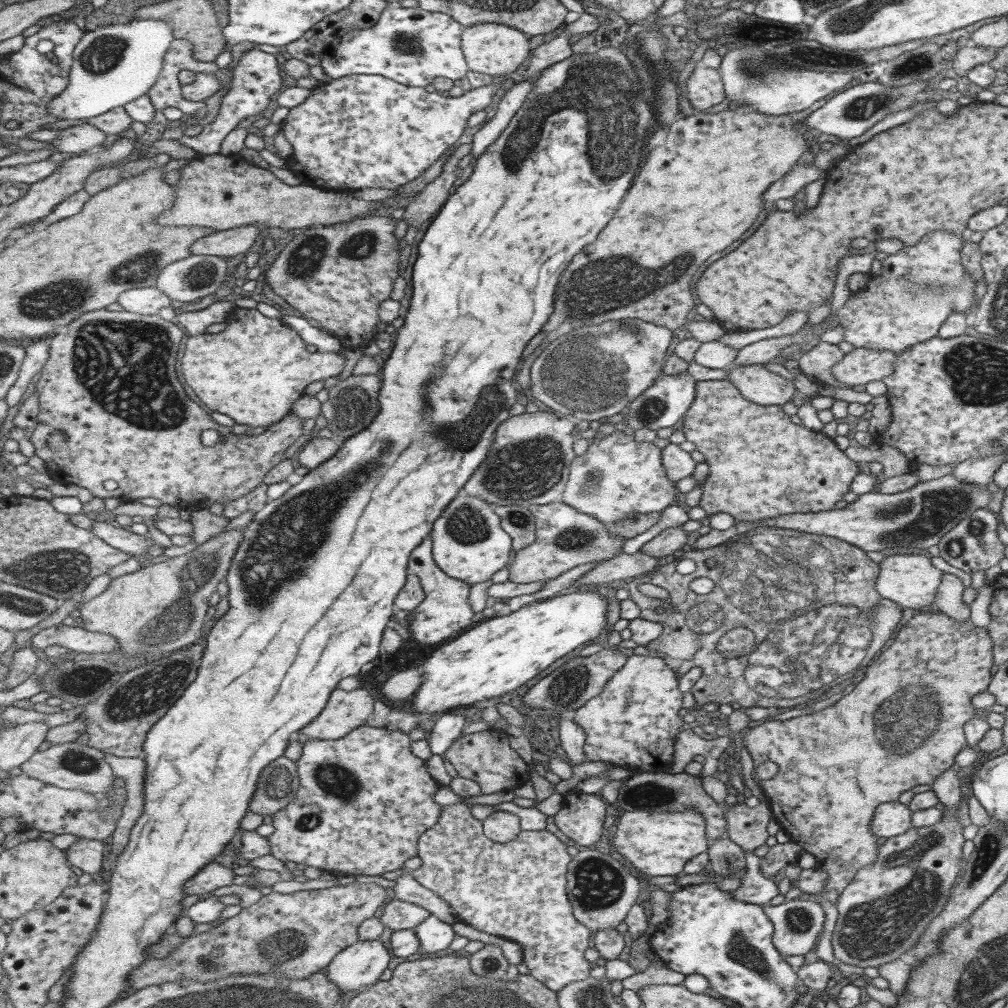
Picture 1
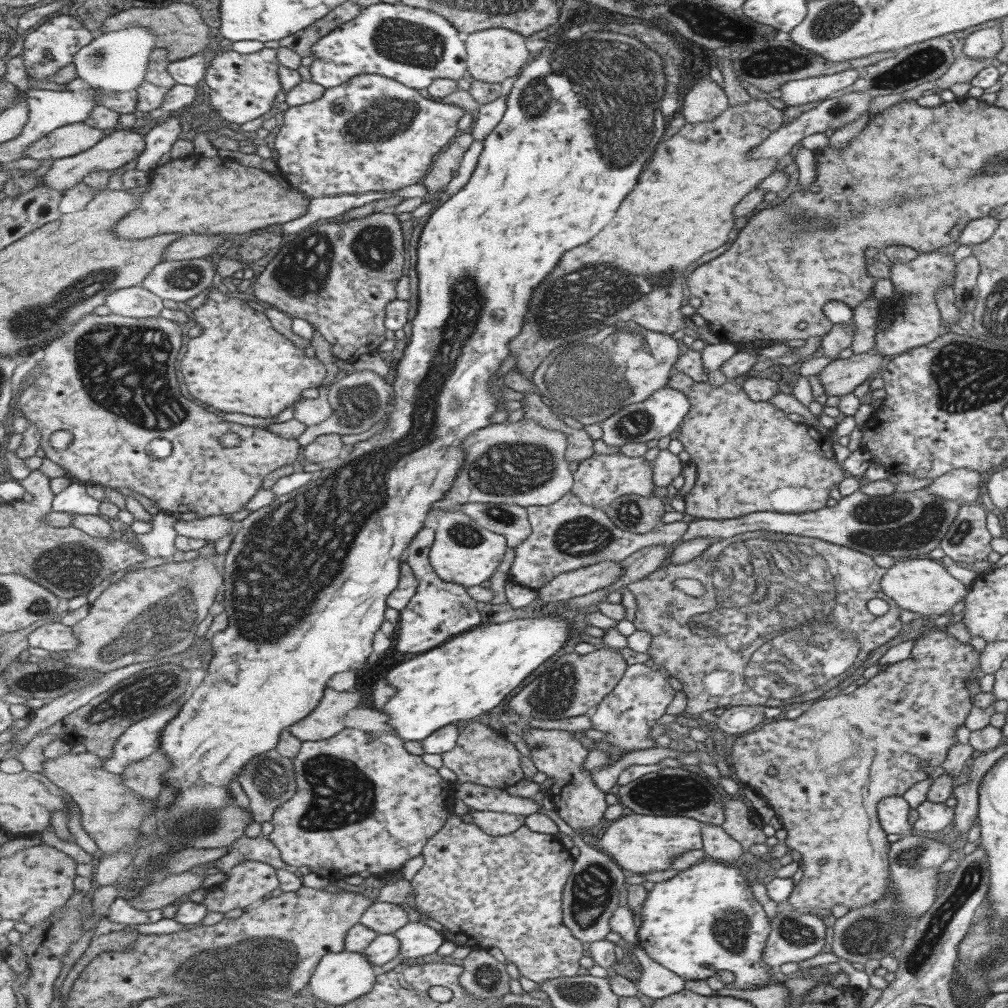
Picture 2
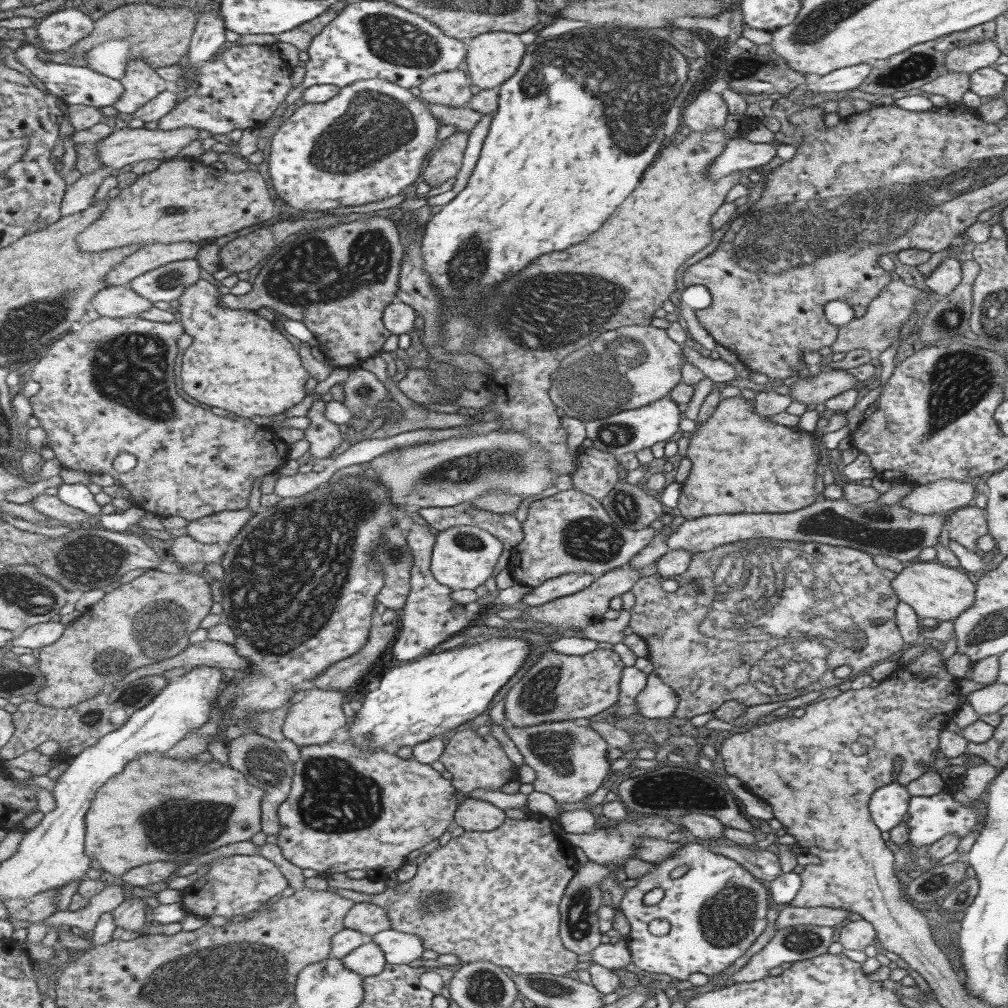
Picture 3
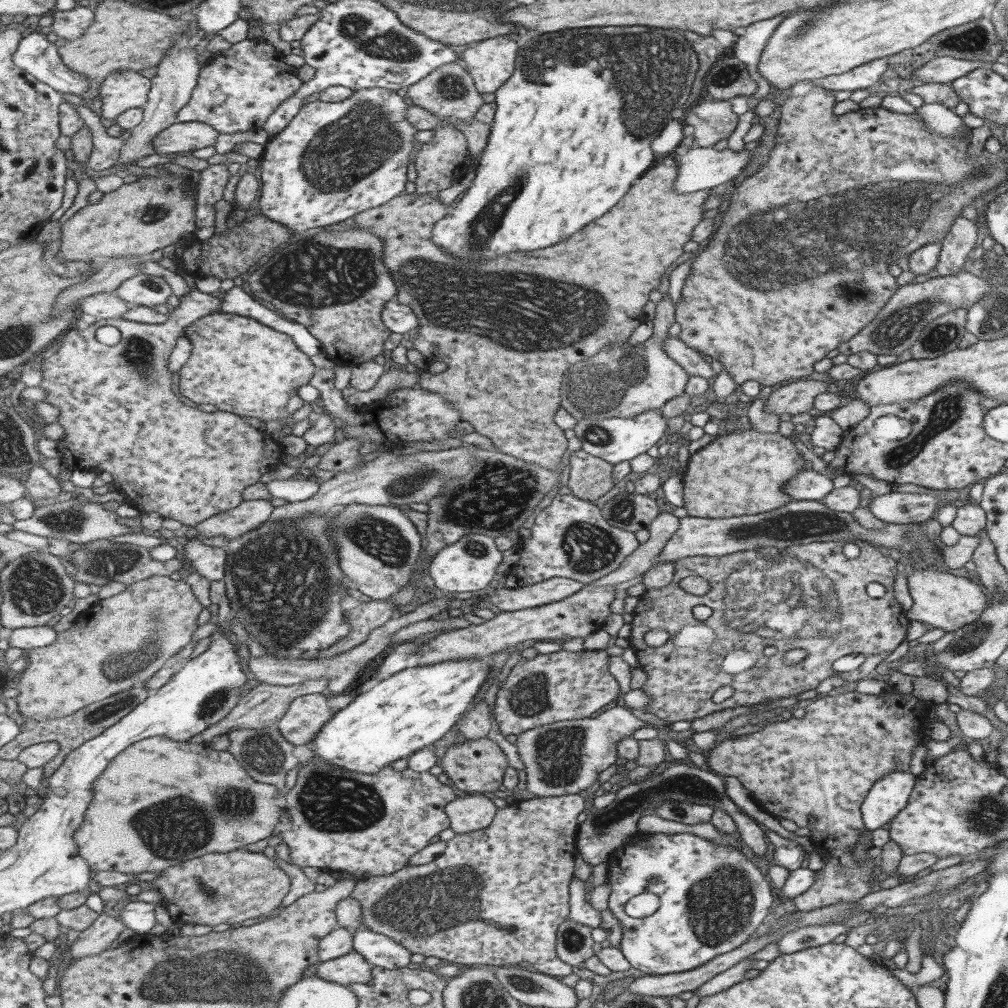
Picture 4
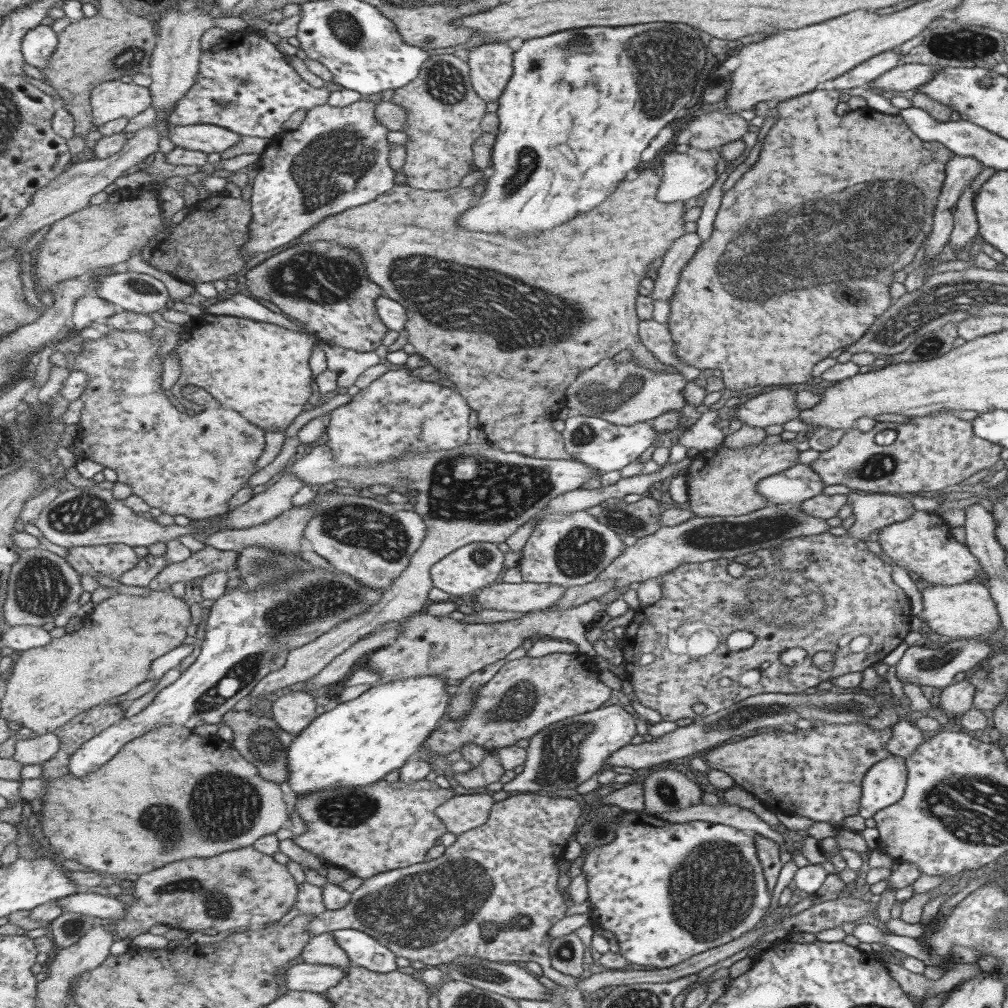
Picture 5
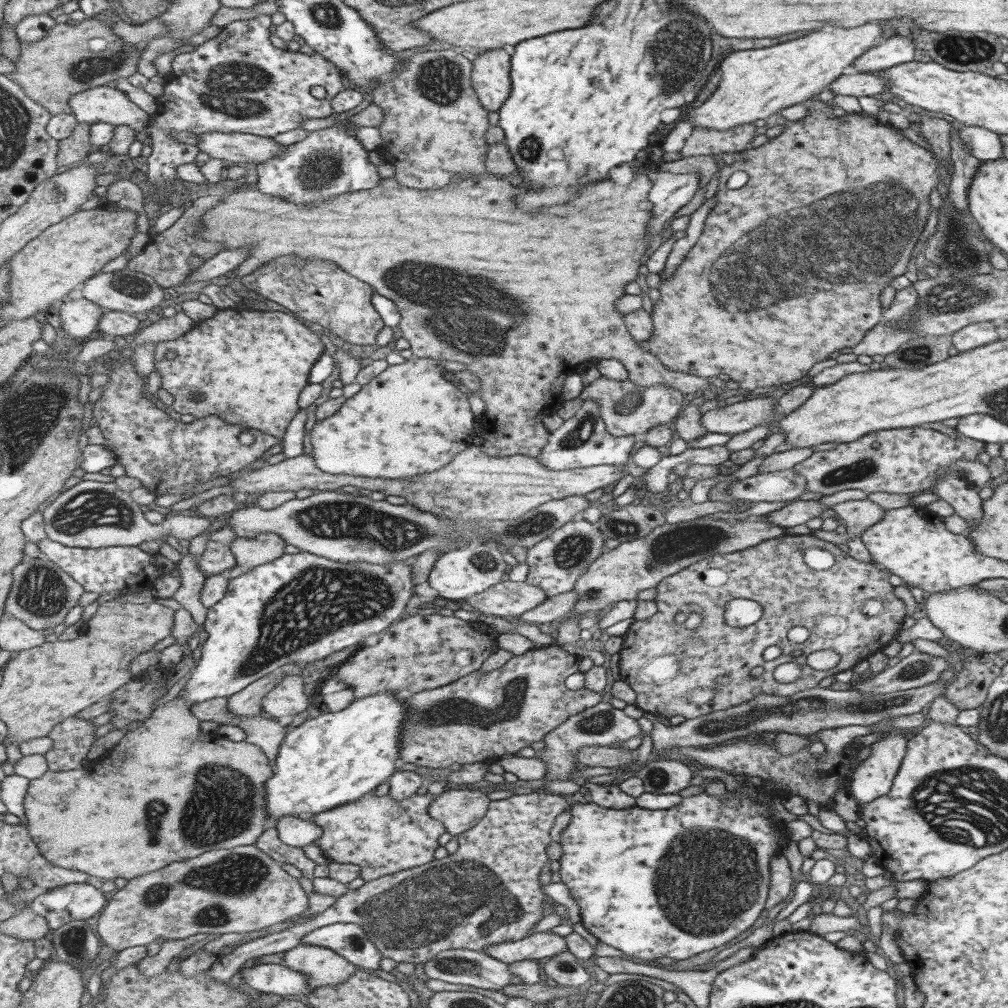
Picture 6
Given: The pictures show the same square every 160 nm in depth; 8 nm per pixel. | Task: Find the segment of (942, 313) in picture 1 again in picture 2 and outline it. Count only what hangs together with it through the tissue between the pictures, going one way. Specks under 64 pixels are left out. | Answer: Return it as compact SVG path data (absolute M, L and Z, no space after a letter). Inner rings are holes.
M918 252L909 262L893 262L889 267L892 285L895 286L893 298L881 301L881 312L889 313L889 324L883 333L874 334L874 348L872 352L879 355L898 355L915 347L930 343L940 333L940 312L935 302L937 287L949 285L952 288L955 263L951 254Z

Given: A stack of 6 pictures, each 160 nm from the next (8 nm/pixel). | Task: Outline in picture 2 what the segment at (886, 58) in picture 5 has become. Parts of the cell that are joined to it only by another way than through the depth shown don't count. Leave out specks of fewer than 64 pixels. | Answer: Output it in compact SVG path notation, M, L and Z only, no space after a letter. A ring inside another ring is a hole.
M847 69L835 74L790 80L778 88L773 100L782 107L823 100L831 96L832 92L843 90L853 84L857 77L858 69Z

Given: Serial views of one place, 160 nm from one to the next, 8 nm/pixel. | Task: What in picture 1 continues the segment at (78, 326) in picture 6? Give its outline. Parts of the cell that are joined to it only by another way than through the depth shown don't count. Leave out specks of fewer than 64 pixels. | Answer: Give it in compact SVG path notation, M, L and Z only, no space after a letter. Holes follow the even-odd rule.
M155 287L131 288L118 298L123 311L143 315L158 315L163 308L171 307L173 299Z

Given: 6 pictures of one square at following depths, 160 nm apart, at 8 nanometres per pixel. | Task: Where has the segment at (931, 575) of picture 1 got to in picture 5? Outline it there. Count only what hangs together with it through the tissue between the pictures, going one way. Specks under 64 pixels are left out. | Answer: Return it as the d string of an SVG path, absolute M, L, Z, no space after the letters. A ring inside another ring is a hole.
M968 580L961 584L944 584L943 586L920 584L919 588L923 610L915 616L925 620L929 631L941 635L942 641L958 641L961 638L989 640L999 628L1000 618L996 611L996 604L990 597L988 588L981 583Z

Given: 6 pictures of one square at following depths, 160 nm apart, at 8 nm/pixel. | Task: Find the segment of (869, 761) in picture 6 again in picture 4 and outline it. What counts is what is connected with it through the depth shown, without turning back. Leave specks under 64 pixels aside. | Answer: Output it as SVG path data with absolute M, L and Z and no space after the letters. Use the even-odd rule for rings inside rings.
M891 771L873 782L860 806L866 830L887 824L906 805L913 780L909 771Z

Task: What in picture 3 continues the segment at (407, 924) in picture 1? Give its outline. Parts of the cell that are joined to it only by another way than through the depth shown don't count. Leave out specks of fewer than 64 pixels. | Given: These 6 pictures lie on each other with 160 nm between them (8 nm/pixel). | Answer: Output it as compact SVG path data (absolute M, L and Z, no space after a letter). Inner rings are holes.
M356 903L345 920L345 927L357 930L366 935L389 930L393 927L387 911L372 903Z

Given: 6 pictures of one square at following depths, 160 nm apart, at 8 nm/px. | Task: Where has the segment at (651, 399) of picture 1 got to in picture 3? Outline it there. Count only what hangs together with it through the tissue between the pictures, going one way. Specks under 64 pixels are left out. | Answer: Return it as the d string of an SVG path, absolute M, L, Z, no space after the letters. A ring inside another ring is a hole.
M667 396L651 402L642 408L622 411L607 418L587 420L585 437L591 441L593 449L618 457L622 454L636 453L650 448L657 442L664 442L678 431L681 413L677 403Z

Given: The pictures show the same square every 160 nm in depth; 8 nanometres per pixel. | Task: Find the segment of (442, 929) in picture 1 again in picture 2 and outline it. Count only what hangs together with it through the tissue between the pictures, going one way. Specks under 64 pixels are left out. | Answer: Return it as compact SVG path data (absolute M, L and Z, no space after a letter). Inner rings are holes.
M413 893L404 898L404 903L419 914L419 921L407 924L394 934L401 941L401 950L397 958L378 968L380 972L386 973L394 969L397 965L403 964L407 958L421 958L421 956L433 955L446 941L445 933L424 924L424 921L428 920L429 917L425 913L421 913L415 905Z

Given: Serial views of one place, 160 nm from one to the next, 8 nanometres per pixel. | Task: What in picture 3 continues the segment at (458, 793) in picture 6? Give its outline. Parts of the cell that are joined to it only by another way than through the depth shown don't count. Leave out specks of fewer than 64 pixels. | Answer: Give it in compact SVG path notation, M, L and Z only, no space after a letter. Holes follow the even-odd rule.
M471 796L460 803L455 813L456 824L471 832L491 832L501 826L505 819L505 813L495 804Z

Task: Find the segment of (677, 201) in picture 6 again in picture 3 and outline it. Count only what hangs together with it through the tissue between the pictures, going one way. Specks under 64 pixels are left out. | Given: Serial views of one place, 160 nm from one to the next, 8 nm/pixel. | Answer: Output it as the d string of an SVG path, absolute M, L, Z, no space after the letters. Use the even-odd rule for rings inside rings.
M734 137L725 143L720 156L706 168L706 177L715 180L735 170L751 173L775 156L775 149L769 143L752 143L743 137Z

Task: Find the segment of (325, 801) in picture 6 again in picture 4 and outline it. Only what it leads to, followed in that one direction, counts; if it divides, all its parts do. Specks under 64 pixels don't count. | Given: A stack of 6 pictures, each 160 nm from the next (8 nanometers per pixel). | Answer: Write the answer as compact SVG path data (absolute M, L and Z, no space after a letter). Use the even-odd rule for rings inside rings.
M481 658L448 660L402 670L338 710L312 740L313 757L363 774L377 774L393 762L409 759L457 727L464 712L479 698L477 694L489 672L491 666Z

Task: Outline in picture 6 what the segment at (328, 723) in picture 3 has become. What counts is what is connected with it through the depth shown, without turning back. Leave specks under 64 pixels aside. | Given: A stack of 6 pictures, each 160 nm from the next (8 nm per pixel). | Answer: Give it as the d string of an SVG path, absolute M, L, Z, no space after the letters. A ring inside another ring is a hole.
M302 674L287 675L263 699L264 711L277 719L305 712L309 708L309 696L305 694L306 682Z

